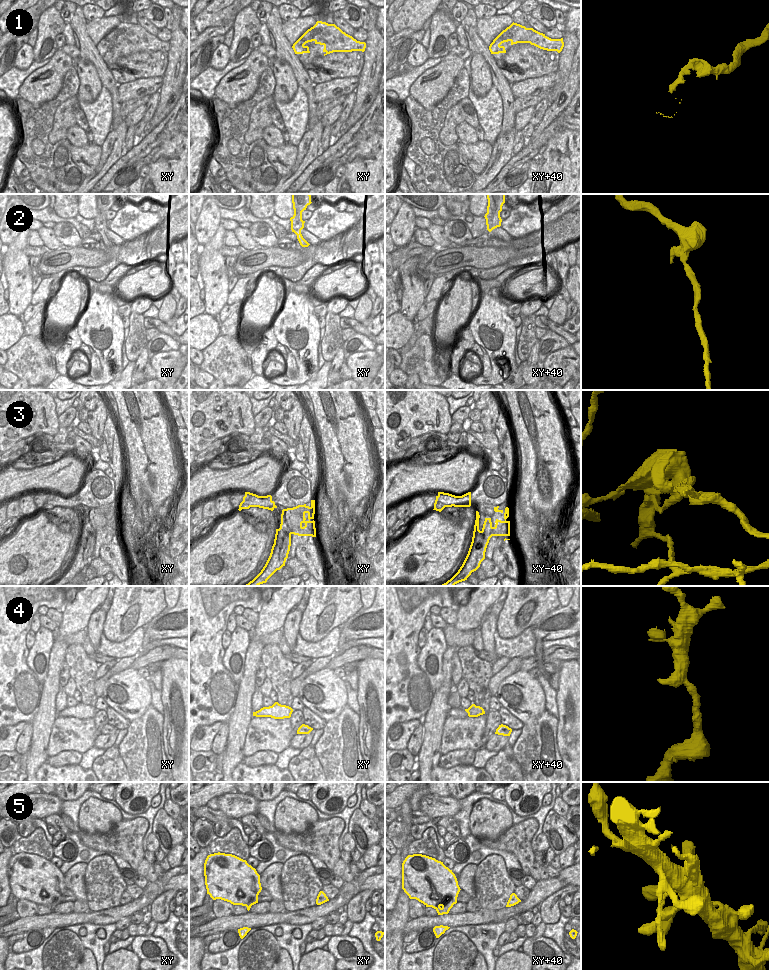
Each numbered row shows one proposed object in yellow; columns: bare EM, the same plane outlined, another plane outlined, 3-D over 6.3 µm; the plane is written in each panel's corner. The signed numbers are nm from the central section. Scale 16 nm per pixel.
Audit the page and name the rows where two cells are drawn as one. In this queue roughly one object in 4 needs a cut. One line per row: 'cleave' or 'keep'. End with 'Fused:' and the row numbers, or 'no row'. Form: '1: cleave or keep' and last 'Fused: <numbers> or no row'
1: keep
2: keep
3: cleave
4: keep
5: keep
Fused: 3

